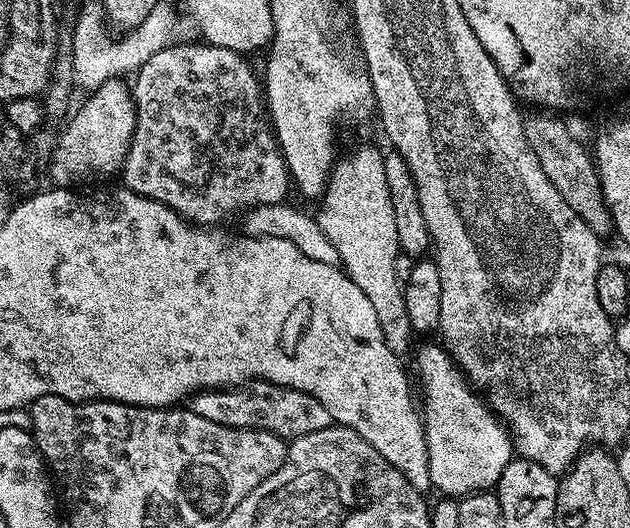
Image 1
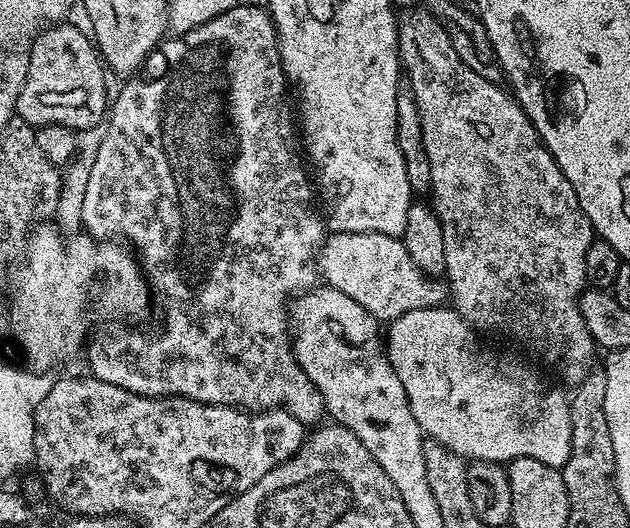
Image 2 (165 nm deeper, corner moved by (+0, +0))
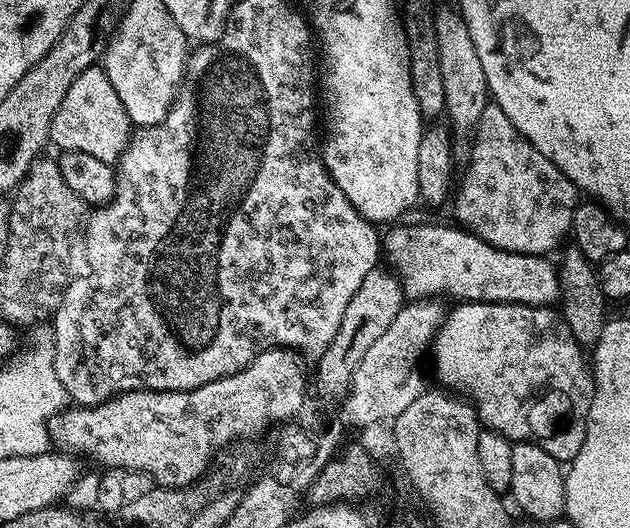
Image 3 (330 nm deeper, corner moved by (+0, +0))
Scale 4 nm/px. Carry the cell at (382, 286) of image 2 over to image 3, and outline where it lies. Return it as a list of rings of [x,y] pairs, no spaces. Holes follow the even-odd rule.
[[[416,224],[413,228],[392,226],[383,233],[382,252],[392,265],[391,271],[400,282],[409,301],[453,296],[459,302],[474,304],[535,304],[552,306],[560,300],[560,273],[551,259],[543,256],[520,256],[517,252],[504,252],[479,240],[463,227],[447,228],[444,224]]]

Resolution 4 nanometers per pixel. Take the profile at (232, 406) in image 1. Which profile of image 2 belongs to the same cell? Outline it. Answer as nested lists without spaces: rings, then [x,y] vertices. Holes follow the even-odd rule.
[[[242,5],[218,17],[210,18],[205,24],[172,39],[176,40],[169,39],[163,45],[169,72],[164,72],[153,80],[132,80],[129,84],[121,86],[117,96],[115,93],[106,116],[104,137],[98,148],[94,166],[90,169],[90,178],[87,179],[81,218],[83,231],[97,242],[119,238],[121,241],[129,240],[124,241],[129,245],[136,244],[135,251],[138,253],[142,271],[148,282],[151,303],[155,307],[156,304],[160,307],[164,325],[153,340],[148,340],[147,334],[140,328],[102,329],[96,337],[93,335],[87,341],[89,342],[87,371],[102,382],[122,386],[122,390],[130,390],[139,396],[185,396],[188,400],[197,400],[203,404],[229,404],[232,408],[245,410],[287,408],[288,412],[294,414],[294,418],[298,418],[298,422],[305,426],[319,425],[326,416],[324,399],[318,386],[314,386],[314,382],[306,374],[306,370],[302,370],[302,366],[296,360],[296,353],[292,350],[288,307],[294,294],[307,290],[317,283],[316,255],[318,246],[324,242],[326,224],[321,213],[319,216],[315,206],[312,205],[314,184],[298,147],[293,109],[292,112],[288,109],[289,93],[286,91],[284,70],[280,67],[276,28],[272,25],[271,16],[263,7]]]

